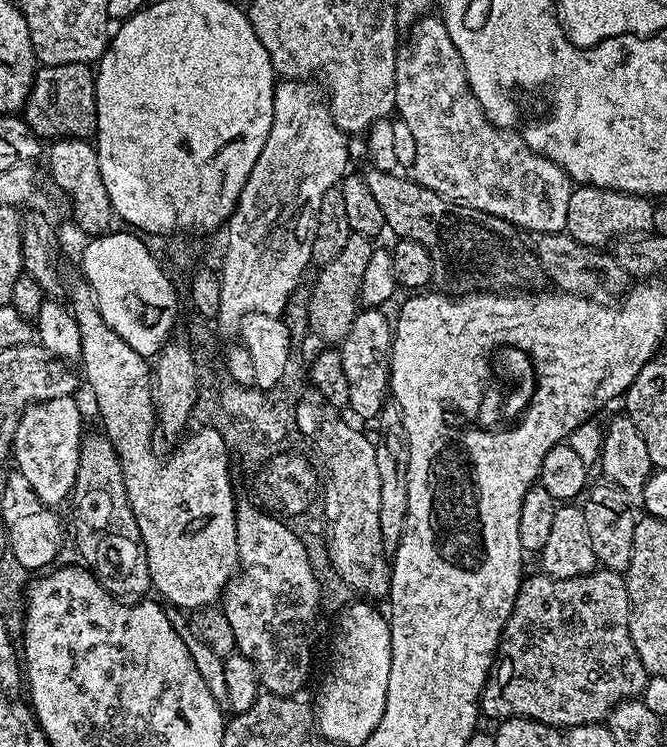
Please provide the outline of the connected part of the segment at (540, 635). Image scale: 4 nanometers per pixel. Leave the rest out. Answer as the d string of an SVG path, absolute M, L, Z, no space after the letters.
M603 566L582 574L578 578L554 579L553 576L537 574L529 575L520 581L520 589L514 598L514 606L510 610L510 618L500 635L500 644L496 648L496 655L488 680L480 695L480 711L492 722L509 720L511 716L526 716L530 720L540 720L544 724L551 724L554 728L567 730L579 724L598 724L607 721L609 712L616 704L623 700L639 697L643 693L649 675L646 666L642 666L642 658L638 658L638 650L634 650L634 642L630 638L630 602L628 601L628 586L625 577L618 572L612 572Z

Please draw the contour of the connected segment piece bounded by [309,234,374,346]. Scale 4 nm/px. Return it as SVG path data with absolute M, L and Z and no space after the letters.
M352 235L342 246L338 258L334 262L323 265L316 276L316 285L311 285L309 302L309 326L311 335L321 336L328 346L339 345L341 340L346 338L350 326L354 322L360 301L360 287L362 286L362 276L369 265L371 252L374 244L369 237Z

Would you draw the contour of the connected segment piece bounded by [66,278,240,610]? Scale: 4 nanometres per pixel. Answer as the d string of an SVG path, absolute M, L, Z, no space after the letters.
M76 278L72 285L67 285L66 296L72 299L70 311L78 322L78 334L82 334L79 363L84 364L84 376L96 395L96 408L100 411L101 422L104 423L102 431L120 459L130 510L134 510L134 518L138 522L138 530L142 534L146 550L152 588L160 591L178 610L195 610L215 605L223 597L229 580L240 568L236 537L238 500L237 497L232 497L232 476L228 473L228 444L216 428L200 426L193 436L185 435L179 441L181 444L165 460L159 460L152 449L152 435L157 435L158 421L156 405L152 403L149 361L144 361L147 359L141 353L130 350L130 346L126 346L126 342L122 342L122 338L114 334L114 330L104 325L92 291L83 278Z

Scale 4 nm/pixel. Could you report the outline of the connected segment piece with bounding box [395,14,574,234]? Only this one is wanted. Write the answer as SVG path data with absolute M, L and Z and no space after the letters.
M439 15L423 16L416 21L410 35L408 44L401 43L396 53L395 111L399 119L410 126L410 134L414 134L416 153L410 172L416 183L456 204L469 204L483 212L495 212L525 233L563 232L574 182L564 173L562 166L530 150L519 131L497 128L488 121L478 98L474 98L470 90L462 58L454 42L450 42L450 34L446 34L446 26Z

